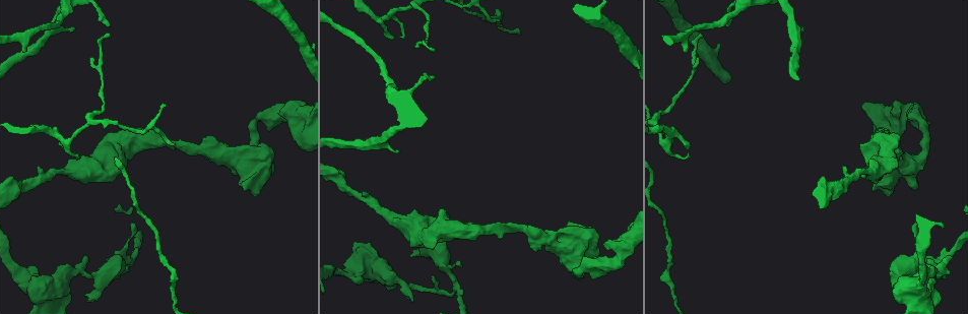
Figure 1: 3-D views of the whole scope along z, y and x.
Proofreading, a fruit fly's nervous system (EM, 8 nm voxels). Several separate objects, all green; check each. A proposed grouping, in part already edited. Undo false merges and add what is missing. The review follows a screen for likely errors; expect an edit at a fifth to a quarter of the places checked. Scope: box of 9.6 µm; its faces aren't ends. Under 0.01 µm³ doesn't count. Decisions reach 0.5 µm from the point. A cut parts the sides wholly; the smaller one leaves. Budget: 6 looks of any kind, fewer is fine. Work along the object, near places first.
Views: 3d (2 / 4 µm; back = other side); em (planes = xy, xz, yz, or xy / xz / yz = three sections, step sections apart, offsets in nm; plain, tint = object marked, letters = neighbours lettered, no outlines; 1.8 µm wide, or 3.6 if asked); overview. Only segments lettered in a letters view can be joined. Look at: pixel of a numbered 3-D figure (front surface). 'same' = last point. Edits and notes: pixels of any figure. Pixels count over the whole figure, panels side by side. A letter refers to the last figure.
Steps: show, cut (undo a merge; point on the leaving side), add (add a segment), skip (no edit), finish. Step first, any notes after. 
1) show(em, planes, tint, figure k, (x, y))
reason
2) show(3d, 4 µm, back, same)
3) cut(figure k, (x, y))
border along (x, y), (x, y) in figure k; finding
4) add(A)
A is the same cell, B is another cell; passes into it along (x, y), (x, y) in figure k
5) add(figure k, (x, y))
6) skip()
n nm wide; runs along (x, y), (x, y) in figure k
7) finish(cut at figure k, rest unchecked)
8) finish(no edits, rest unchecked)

show(em, planes, letters, figure 1, (110, 35))
free end

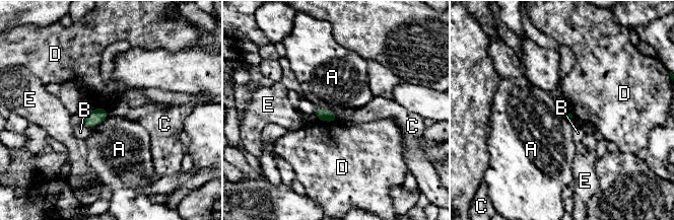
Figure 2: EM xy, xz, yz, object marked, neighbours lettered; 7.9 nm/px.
skip()
A, B, C, D and E are other cells; border along (109, 116), (93, 127) in figure 2; none of them fits

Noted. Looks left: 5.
show(em, planes, tint, figure 1, (498, 20))
an open end

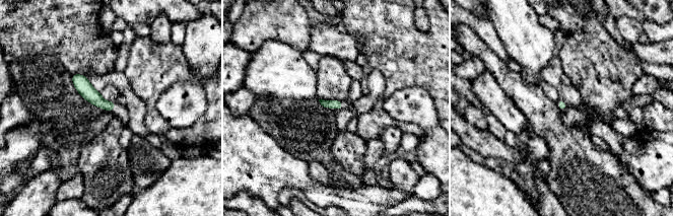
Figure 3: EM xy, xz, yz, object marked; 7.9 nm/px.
show(em, planes, letters, same)

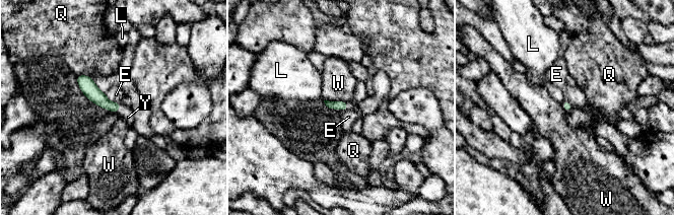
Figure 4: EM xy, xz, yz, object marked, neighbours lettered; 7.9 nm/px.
add(Y)
Y is the same cell, E, L, Q and W are other cells; passes into it along (92, 92), (120, 108), (126, 113) in figure 4; it goes on there

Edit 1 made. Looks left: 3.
show(overview)
see it whole again

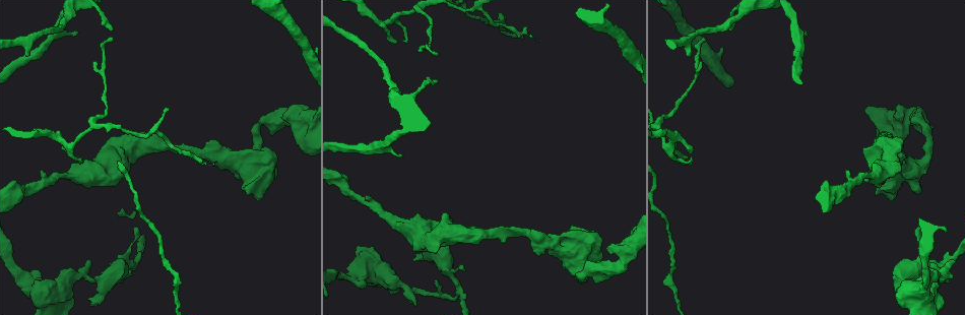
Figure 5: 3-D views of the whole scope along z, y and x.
show(em, xz, step 16, letters, figure 5, (402, 155))
free end

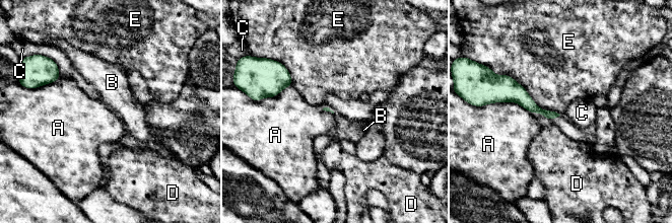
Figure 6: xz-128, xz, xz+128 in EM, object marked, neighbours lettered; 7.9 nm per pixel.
show(em, xy, step 8, letters, same)
cut it another way

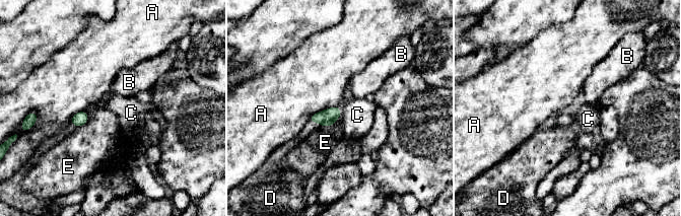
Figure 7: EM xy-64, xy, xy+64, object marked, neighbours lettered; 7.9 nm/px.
skip()
A, B, C, D and E are other cells; border along (84, 110), (78, 111), (69, 123) in figure 7; no lettered segment goes on from it

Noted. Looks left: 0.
finish(add at figure 4, rest unchecked)

